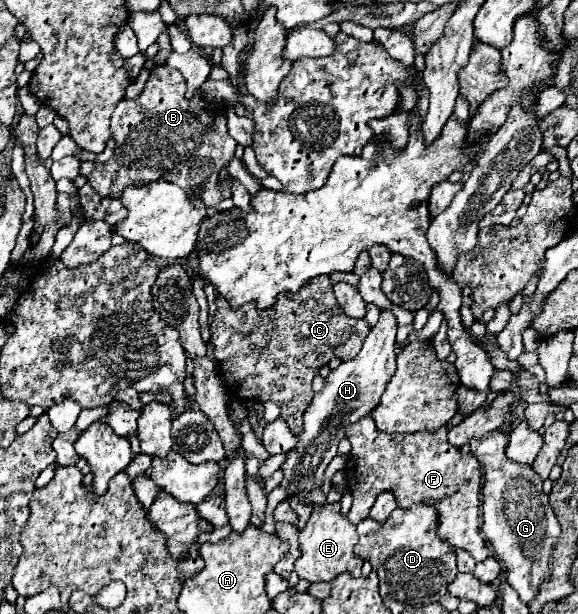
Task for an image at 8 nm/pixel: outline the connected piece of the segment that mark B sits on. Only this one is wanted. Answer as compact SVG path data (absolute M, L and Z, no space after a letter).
M159 65L159 67L153 67L153 69L151 69L151 75L149 75L149 79L147 79L143 91L141 91L135 99L121 99L121 101L117 103L117 107L115 107L115 111L113 111L113 117L111 117L111 131L113 131L115 151L113 151L113 157L111 157L109 161L97 163L97 169L89 175L89 183L91 183L91 187L93 187L95 191L99 191L99 193L103 193L103 195L107 195L107 197L119 199L129 185L145 185L145 183L151 183L151 181L169 181L169 183L179 185L189 197L199 197L199 199L207 205L207 209L215 209L223 199L231 197L231 191L225 191L225 189L219 185L219 173L221 173L221 169L227 167L229 161L235 157L235 147L237 147L235 139L231 139L229 133L227 133L227 115L225 115L225 111L223 111L223 105L205 101L205 99L201 97L201 91L195 91L195 97L187 101L187 99L183 97L185 89L187 89L185 79L183 79L183 75L181 75L177 69L171 69L171 67L167 67L167 65Z

